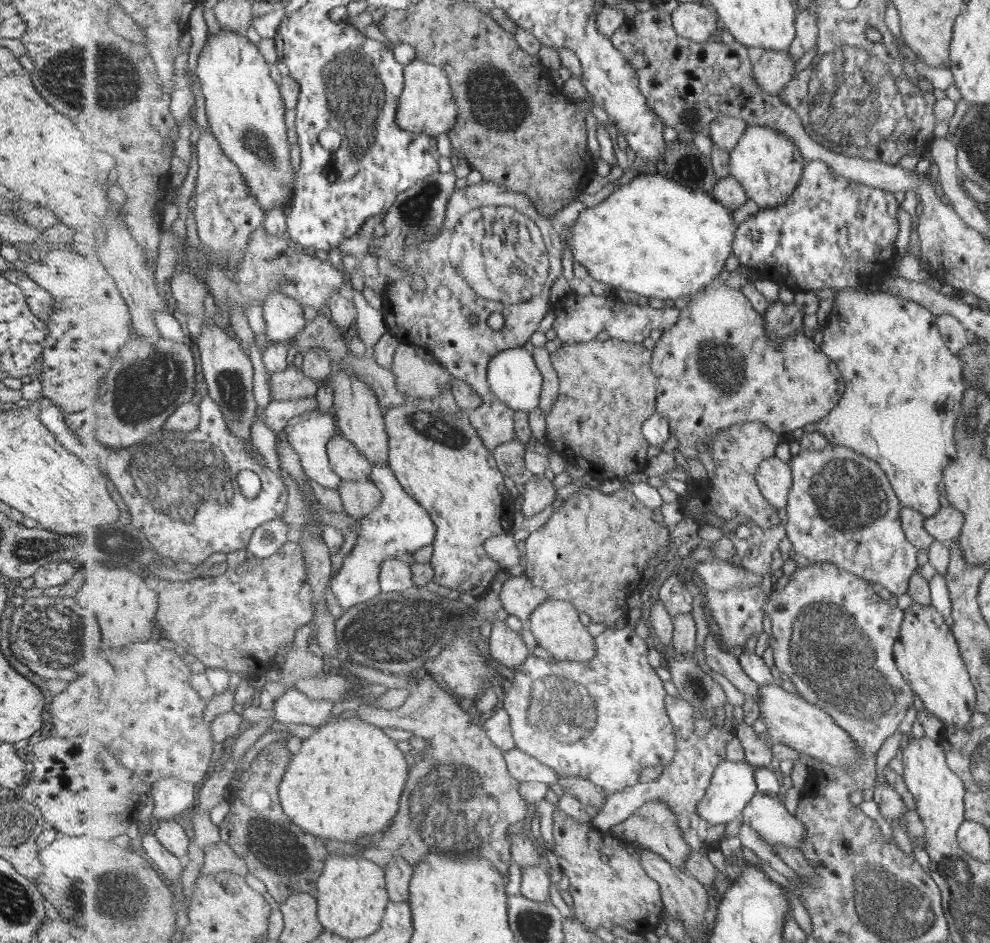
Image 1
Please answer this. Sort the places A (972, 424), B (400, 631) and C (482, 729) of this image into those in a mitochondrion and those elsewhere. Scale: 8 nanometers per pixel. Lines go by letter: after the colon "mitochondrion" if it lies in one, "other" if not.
A: mitochondrion
B: mitochondrion
C: other

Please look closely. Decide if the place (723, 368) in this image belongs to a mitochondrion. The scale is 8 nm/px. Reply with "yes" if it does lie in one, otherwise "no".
yes

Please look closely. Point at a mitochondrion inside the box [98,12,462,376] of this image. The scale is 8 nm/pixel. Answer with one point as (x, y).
(353, 89)

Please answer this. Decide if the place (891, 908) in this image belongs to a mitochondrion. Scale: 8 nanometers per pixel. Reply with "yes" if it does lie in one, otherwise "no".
yes

